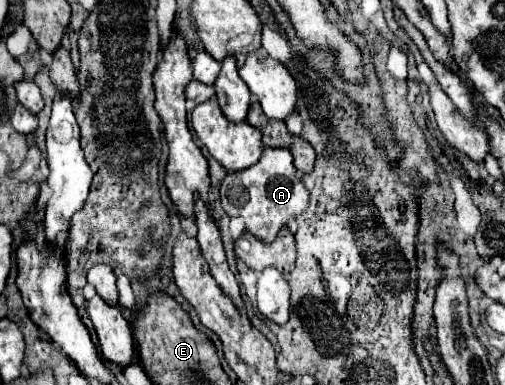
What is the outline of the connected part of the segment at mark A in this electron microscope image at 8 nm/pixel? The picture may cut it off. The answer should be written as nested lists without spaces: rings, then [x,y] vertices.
[[[265,148],[257,164],[231,172],[221,184],[221,204],[229,216],[241,216],[245,226],[257,238],[271,242],[275,234],[289,222],[289,218],[299,216],[309,202],[309,192],[297,176],[293,166],[293,156],[283,148]]]

